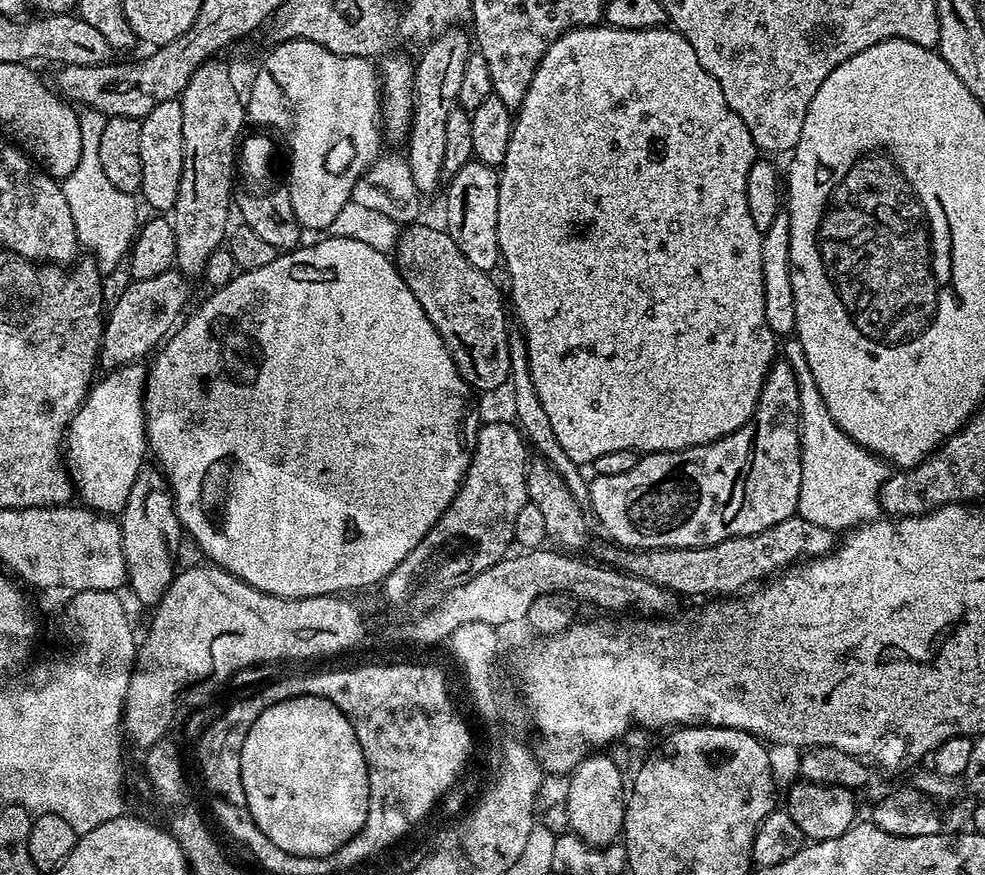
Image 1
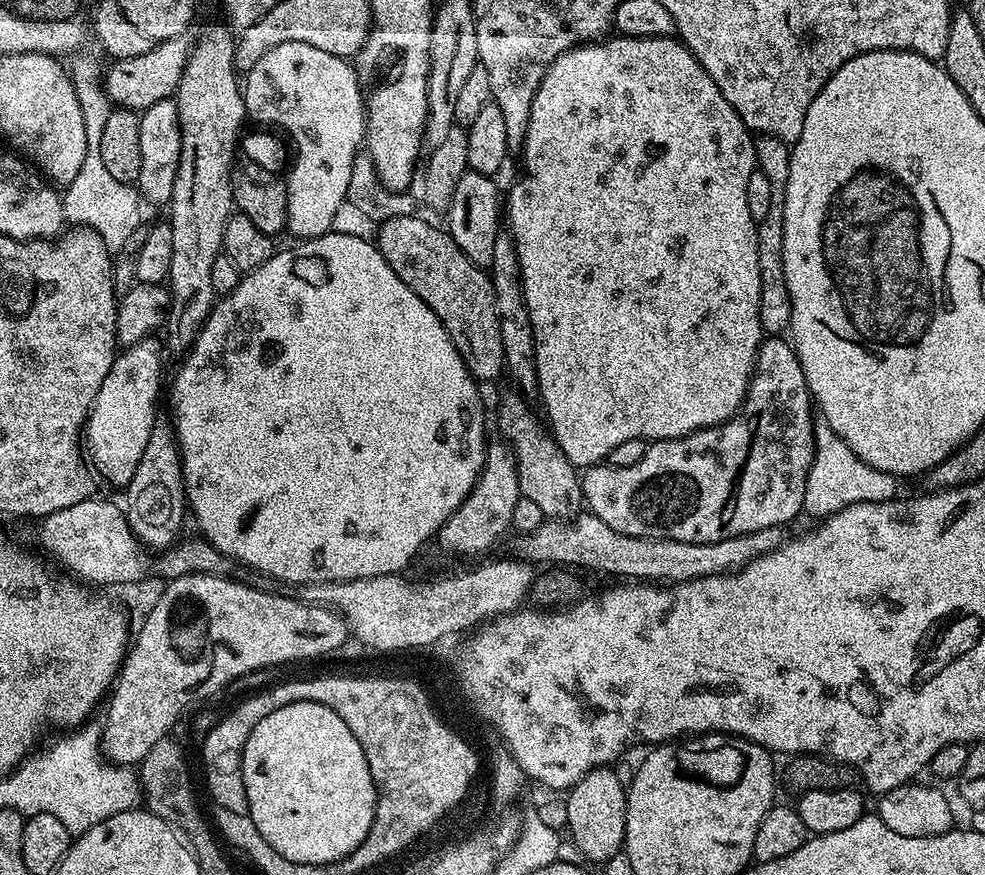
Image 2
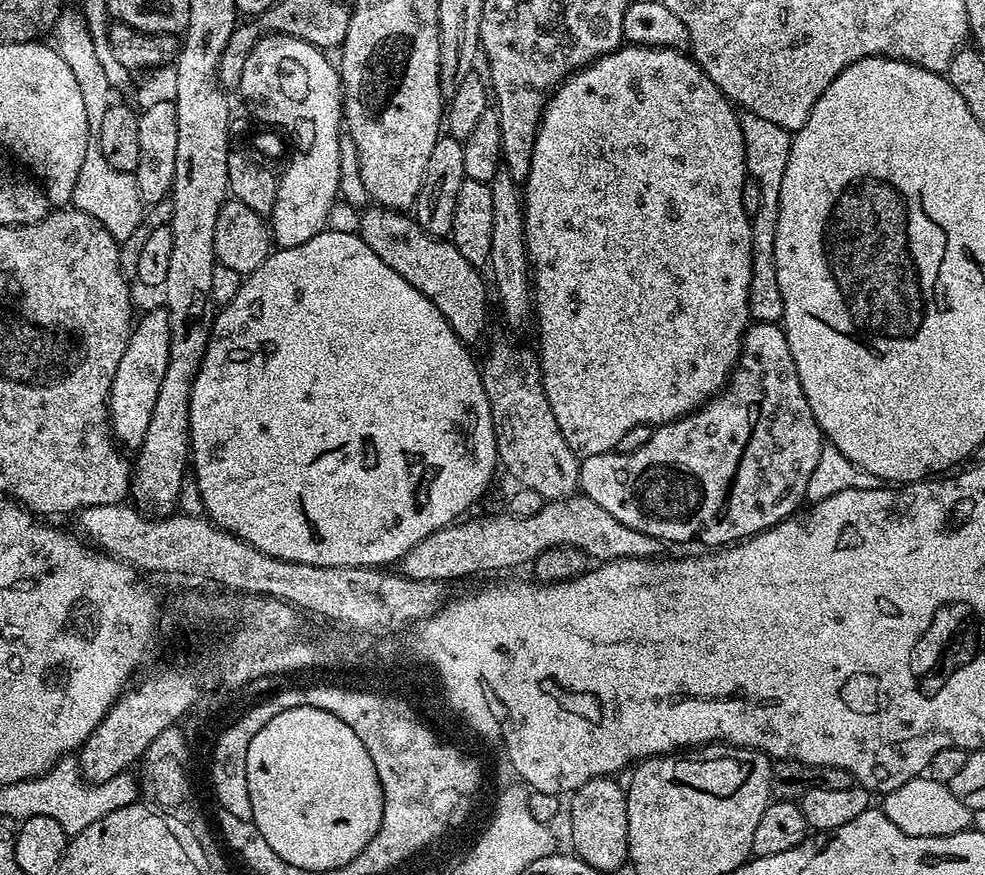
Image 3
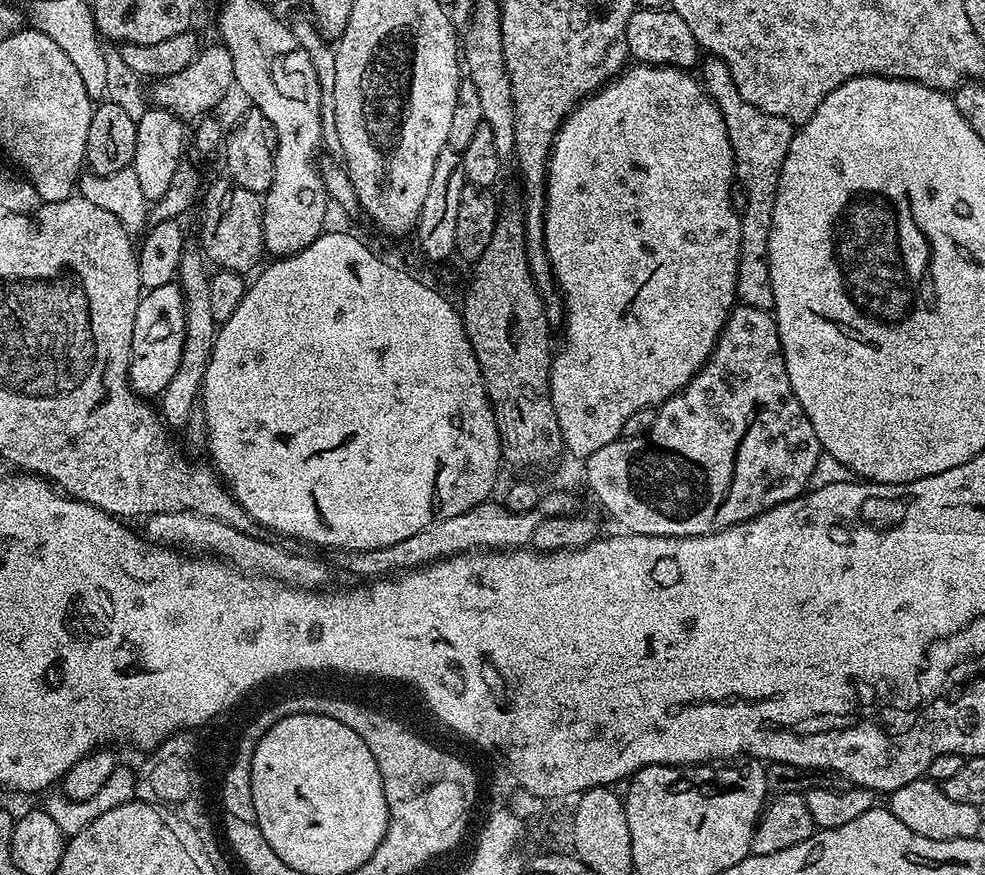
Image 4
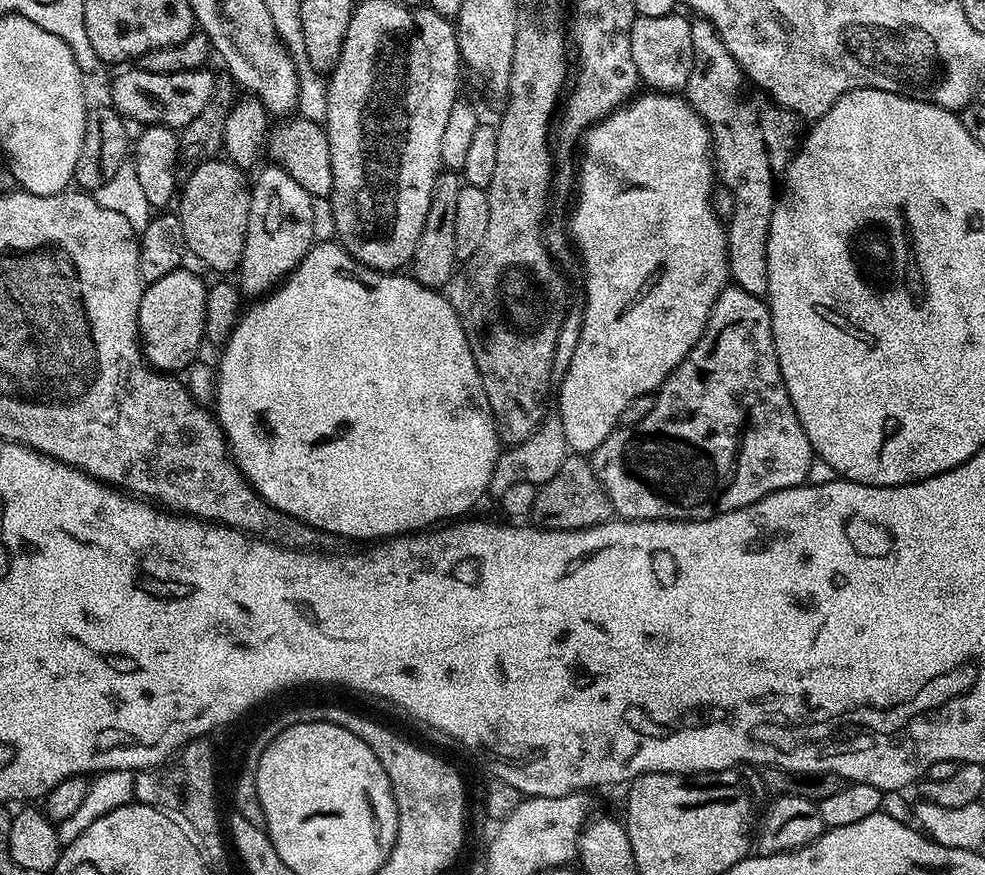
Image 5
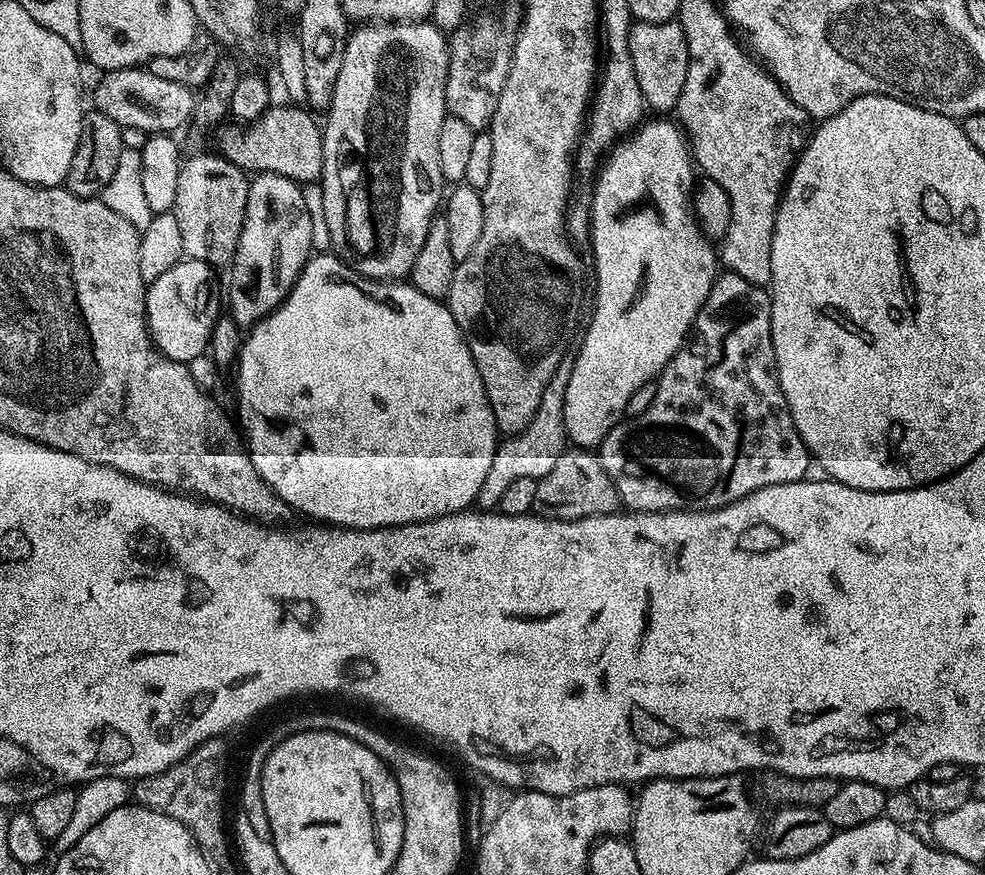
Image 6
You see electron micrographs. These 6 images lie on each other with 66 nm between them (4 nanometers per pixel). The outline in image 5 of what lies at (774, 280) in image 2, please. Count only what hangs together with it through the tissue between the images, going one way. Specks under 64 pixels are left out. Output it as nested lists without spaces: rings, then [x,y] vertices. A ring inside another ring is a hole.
[[[693,19],[692,37],[694,38],[694,70],[690,70],[686,99],[692,105],[692,109],[702,117],[712,136],[712,154],[719,183],[732,191],[732,215],[726,224],[728,275],[735,287],[764,298],[768,295],[766,242],[770,234],[770,218],[778,199],[778,181],[787,172],[788,161],[797,151],[798,141],[802,136],[802,128],[800,132],[802,120],[789,108],[783,108],[771,98],[757,94],[755,91],[748,92],[749,81],[736,59],[730,54],[730,50],[726,50],[720,35],[716,33],[709,20]]]

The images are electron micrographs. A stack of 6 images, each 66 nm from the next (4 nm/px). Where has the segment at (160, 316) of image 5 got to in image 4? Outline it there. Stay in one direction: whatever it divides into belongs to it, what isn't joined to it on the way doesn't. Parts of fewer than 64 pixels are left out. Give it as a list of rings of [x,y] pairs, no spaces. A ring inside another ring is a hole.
[[[179,283],[147,289],[138,302],[138,314],[134,314],[132,357],[128,359],[127,383],[137,397],[156,398],[166,390],[178,362],[182,362],[185,334],[184,291]]]

